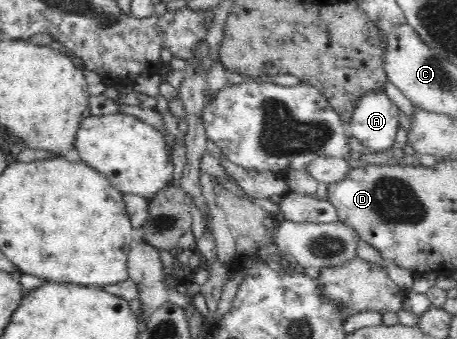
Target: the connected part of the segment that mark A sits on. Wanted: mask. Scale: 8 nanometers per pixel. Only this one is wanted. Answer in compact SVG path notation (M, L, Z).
M372 93L360 99L358 108L353 113L351 124L347 126L349 135L357 138L363 148L367 148L372 154L387 152L392 144L395 144L395 136L399 128L399 108L395 106L387 94Z

